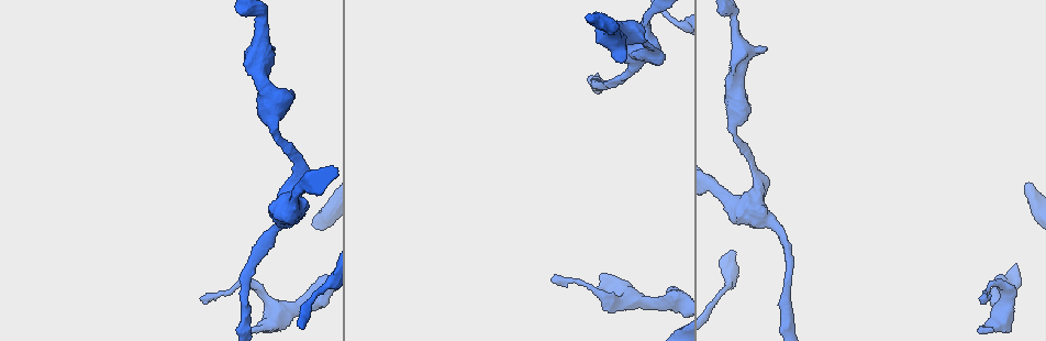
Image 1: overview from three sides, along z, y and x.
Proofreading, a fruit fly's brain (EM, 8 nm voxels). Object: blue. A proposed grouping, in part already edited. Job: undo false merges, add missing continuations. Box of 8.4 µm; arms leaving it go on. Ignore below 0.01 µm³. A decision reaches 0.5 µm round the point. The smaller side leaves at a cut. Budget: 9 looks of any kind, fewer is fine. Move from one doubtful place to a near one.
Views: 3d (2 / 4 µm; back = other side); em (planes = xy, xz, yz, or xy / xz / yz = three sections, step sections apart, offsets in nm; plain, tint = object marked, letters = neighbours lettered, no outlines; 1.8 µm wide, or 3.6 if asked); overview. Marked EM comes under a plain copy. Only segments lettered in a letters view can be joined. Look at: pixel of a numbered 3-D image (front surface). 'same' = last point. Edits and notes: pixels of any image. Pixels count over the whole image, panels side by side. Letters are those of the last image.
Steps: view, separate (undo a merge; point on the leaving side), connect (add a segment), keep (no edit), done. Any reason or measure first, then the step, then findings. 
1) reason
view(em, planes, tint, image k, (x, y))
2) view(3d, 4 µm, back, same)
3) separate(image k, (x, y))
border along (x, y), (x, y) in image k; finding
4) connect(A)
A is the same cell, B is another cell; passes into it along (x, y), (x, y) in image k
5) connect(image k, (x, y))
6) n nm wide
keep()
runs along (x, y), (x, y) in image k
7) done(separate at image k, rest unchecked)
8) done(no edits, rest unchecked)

free end
view(3d, 4 µm, image 1, (556, 279))

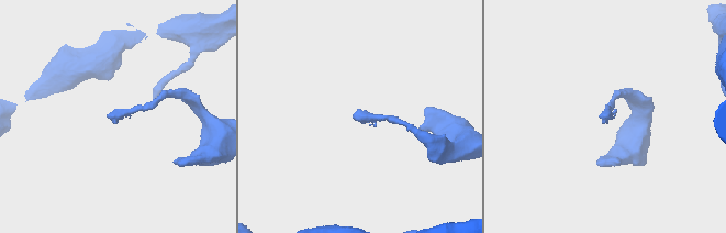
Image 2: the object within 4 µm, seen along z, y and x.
view(em, planes, letters, image 2, (358, 114))

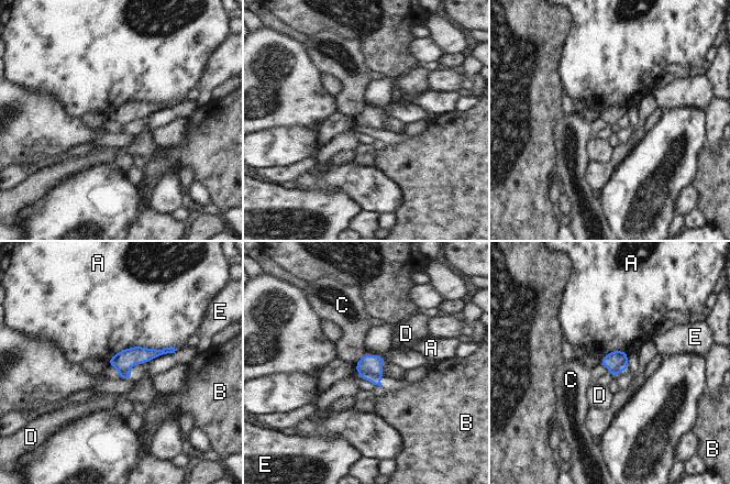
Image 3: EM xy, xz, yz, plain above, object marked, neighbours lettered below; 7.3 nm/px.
keep()
A, B, C, D and E are other cells; border along (363, 355), (358, 361) in image 3; none of them fits

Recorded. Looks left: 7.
sudden change in width
view(3d, 4 µm, image 1, (678, 26))

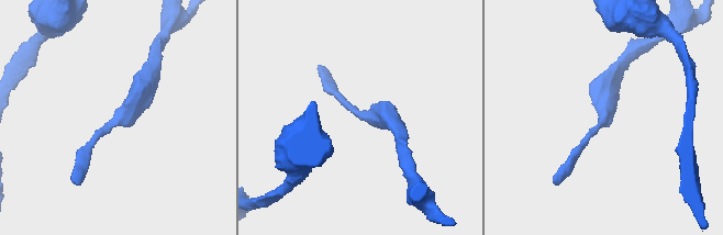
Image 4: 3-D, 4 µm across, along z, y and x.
view(em, 3.6 µm, planes, tint, image 4, (602, 123))

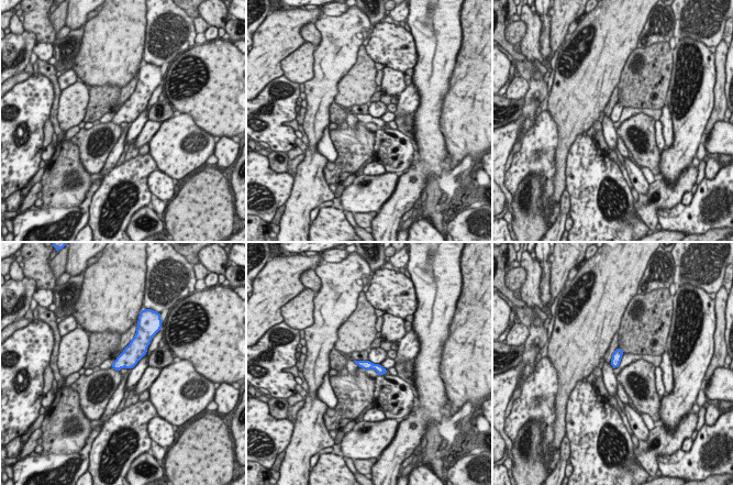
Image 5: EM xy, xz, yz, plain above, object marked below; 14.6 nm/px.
view(em, 3.6 µm, planes, letters, same)

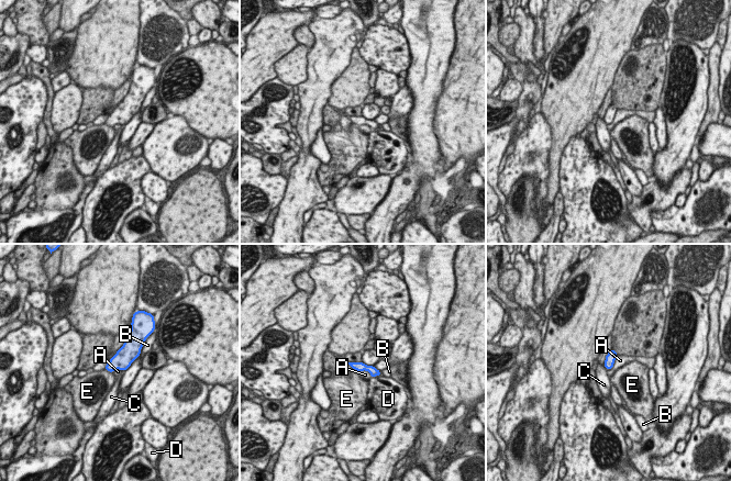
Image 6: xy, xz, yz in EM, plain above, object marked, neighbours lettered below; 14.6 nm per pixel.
140 nm wide
keep()
A, B, C, D and E are other cells; runs along (353, 365), (366, 367), (377, 372) in image 6; one neuron here

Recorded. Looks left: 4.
thick turns thin
view(em, 3.6 µm, xy, step 4, tint, image 1, (642, 52))

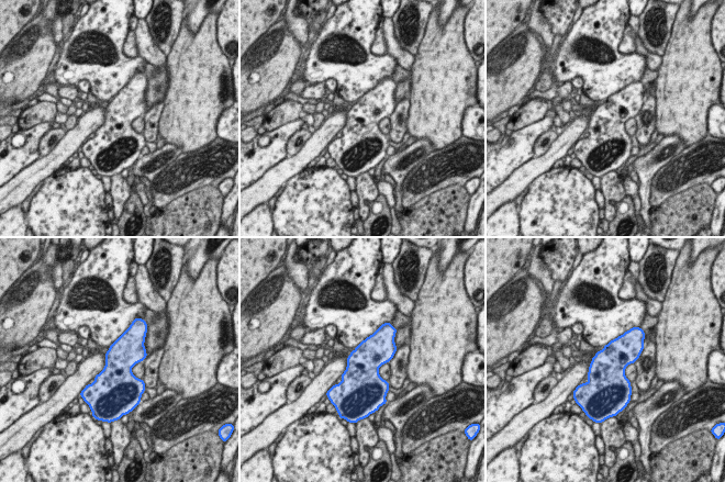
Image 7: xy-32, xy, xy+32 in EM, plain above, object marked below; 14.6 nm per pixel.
view(em, 3.6 µm, planes, tint, same)

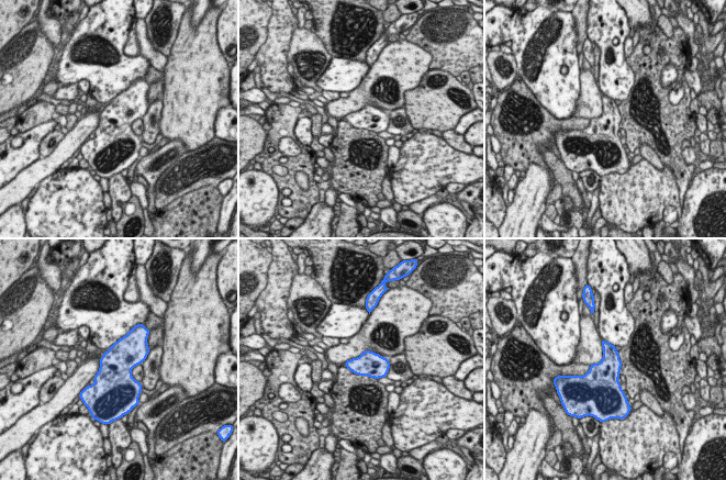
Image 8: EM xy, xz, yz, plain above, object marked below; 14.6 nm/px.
what lies round it
view(em, 3.6 µm, planes, letters, same)

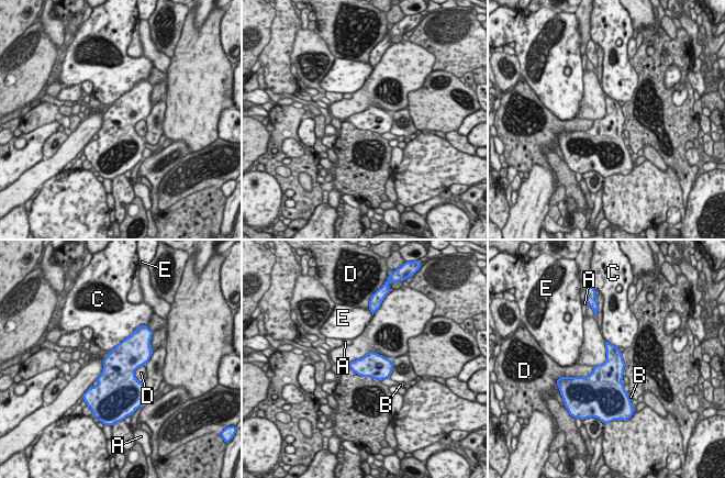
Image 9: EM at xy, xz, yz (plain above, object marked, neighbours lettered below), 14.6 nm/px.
360 nm wide
keep()
A, B, C, D and E are other cells; border along (144, 364), (134, 371), (142, 384) in image 9; one neuron here

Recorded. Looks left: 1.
done(no edits, rest unchecked)

